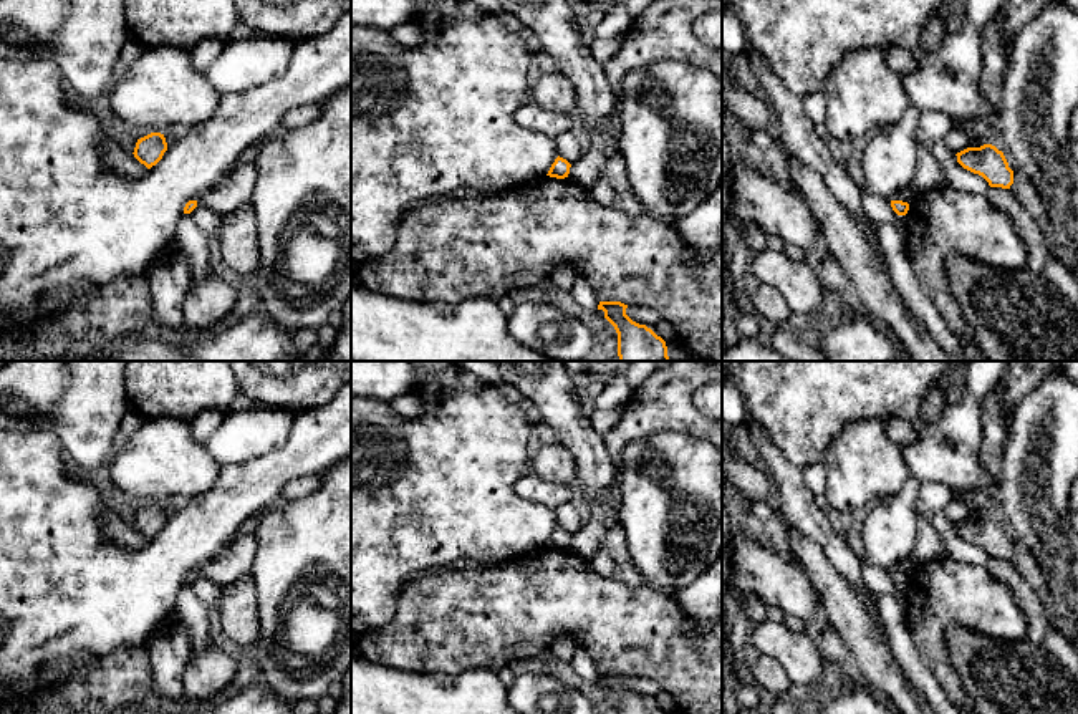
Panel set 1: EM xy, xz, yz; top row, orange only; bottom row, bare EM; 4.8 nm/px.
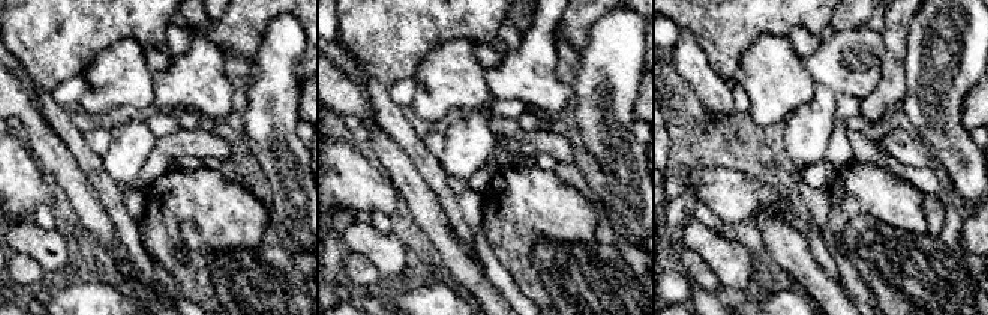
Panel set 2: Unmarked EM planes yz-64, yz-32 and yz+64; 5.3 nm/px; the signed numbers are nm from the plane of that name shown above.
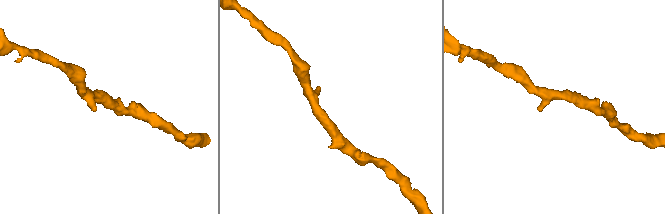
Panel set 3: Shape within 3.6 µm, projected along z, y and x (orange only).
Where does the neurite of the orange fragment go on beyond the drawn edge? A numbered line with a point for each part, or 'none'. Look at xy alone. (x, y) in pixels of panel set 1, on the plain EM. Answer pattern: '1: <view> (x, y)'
none

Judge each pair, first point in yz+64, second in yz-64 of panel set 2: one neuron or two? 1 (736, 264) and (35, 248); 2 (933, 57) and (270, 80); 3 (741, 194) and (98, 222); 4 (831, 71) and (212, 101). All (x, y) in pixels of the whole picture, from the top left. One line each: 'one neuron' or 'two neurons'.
1: one neuron
2: one neuron
3: two neurons
4: one neuron

